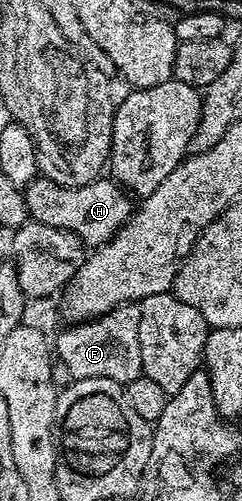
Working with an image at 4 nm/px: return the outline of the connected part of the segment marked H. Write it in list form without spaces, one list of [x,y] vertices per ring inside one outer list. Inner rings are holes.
[[[37,175],[30,184],[23,186],[29,218],[38,223],[46,223],[46,227],[58,227],[70,231],[74,235],[78,235],[85,246],[105,245],[127,223],[128,216],[132,214],[134,208],[134,201],[125,190],[116,184],[115,180],[104,180],[97,179],[82,187],[66,187],[54,183],[49,177]]]

